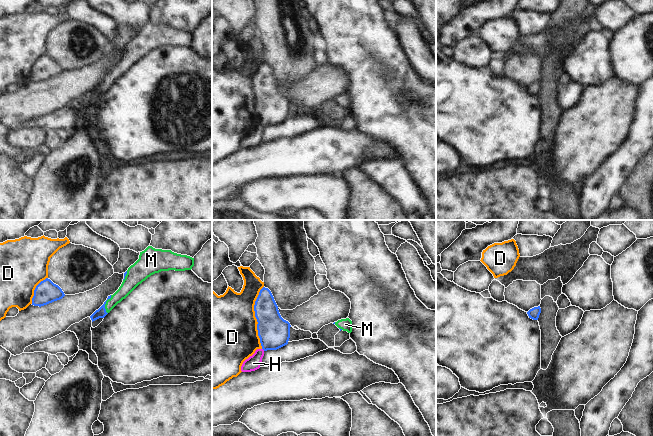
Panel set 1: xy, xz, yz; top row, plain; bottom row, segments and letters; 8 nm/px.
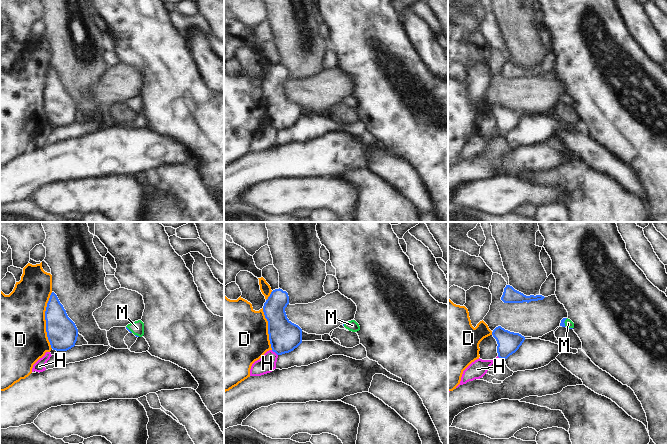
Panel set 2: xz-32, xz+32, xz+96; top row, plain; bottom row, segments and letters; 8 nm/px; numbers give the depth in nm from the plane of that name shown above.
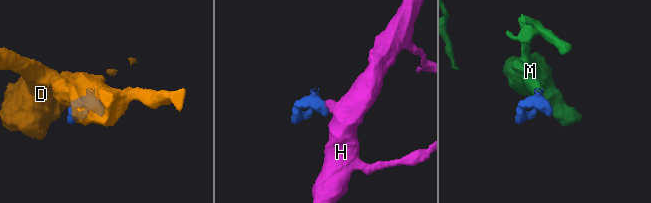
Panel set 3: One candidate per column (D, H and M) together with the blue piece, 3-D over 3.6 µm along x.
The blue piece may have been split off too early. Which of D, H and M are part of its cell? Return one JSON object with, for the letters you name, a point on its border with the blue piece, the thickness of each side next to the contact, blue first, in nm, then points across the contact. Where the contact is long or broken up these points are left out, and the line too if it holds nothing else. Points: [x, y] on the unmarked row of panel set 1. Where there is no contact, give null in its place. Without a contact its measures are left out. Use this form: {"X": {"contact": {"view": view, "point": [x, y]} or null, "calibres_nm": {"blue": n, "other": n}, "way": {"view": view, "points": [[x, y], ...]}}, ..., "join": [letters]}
{"M": {"contact": {"view": "xy", "point": [105, 79]}, "calibres_nm": {"blue": 80, "other": 110}, "way": {"view": "xy", "points": [[101, 88], [105, 84], [105, 79], [110, 79], [129, 59]]}}, "join": ["M"]}

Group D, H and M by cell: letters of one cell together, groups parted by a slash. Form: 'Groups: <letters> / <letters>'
Groups: D / H / M.

